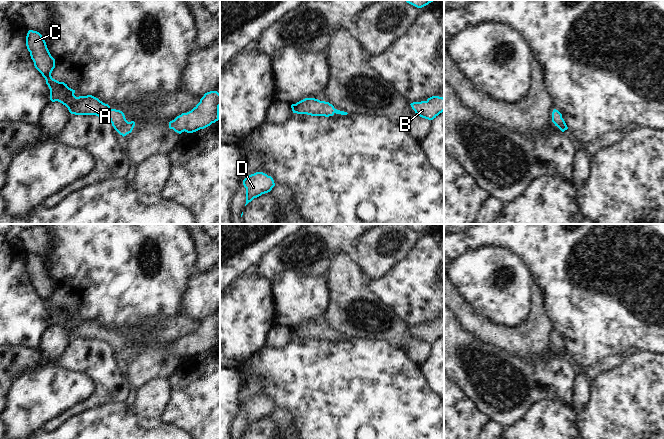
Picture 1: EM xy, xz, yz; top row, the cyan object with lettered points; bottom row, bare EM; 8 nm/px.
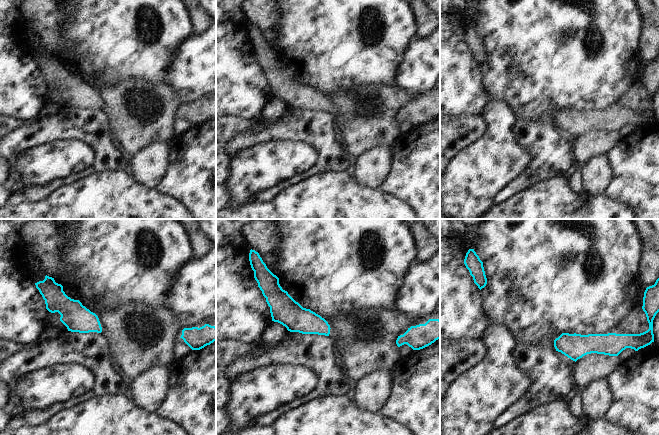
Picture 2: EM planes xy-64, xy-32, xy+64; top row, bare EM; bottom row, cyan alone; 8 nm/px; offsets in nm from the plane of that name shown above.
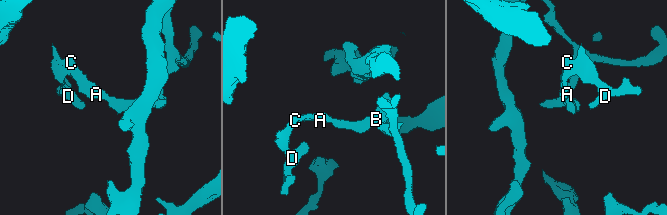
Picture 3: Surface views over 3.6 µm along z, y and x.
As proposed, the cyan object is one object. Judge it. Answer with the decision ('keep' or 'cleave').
keep

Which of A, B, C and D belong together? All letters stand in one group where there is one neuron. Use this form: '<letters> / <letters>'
A B C D

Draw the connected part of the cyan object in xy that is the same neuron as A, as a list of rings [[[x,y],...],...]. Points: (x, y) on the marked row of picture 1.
[[[28,31],[26,46],[35,68],[46,80],[52,102],[58,101],[62,103],[71,114],[96,115],[109,118],[114,129],[123,137],[132,132],[135,122],[128,122],[122,111],[111,109],[108,104],[103,103],[92,95],[76,97],[74,95],[75,90],[69,88],[64,82],[59,82],[52,78],[51,73],[55,68],[55,59],[51,56],[45,40],[39,32]]]

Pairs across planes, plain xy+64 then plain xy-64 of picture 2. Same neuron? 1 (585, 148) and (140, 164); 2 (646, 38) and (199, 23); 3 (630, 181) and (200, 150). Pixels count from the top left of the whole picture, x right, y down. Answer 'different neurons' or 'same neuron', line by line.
1: different neurons
2: same neuron
3: same neuron

